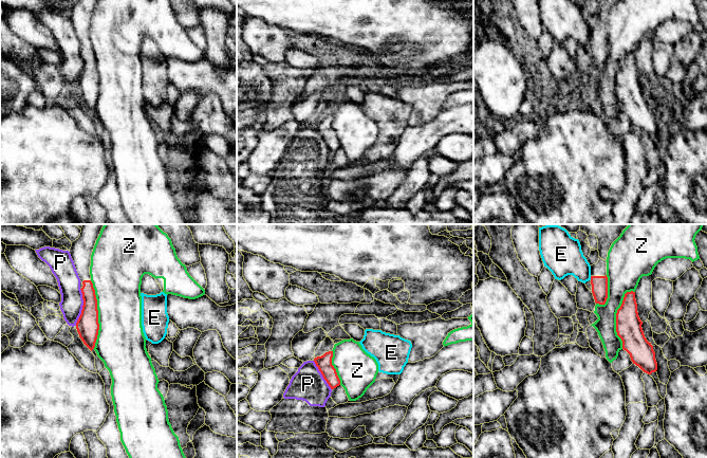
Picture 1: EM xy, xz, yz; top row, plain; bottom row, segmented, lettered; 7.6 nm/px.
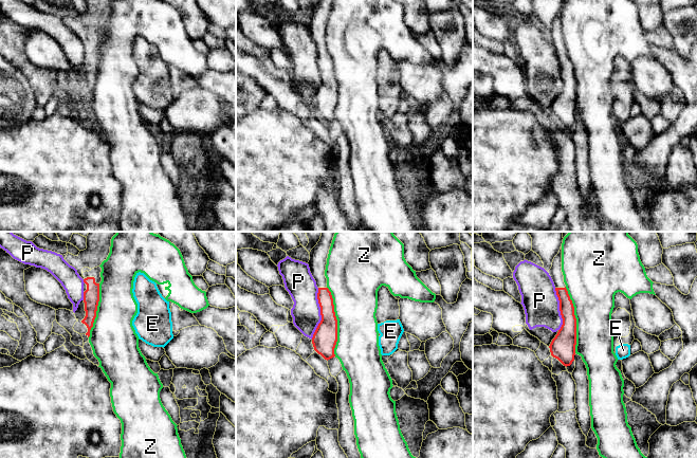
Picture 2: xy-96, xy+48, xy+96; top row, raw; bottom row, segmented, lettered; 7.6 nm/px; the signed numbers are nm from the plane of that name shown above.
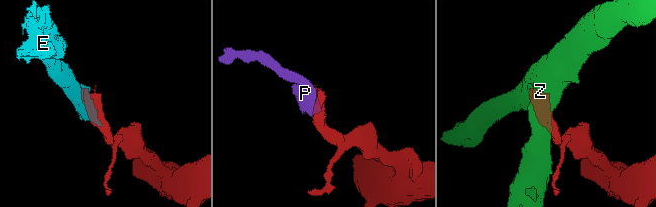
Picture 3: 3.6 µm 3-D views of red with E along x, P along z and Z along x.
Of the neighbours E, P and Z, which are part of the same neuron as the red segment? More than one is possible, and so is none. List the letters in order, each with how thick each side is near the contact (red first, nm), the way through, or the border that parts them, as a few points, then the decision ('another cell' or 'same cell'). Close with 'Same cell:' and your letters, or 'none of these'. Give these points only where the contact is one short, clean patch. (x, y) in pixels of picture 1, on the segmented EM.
E: 130/260 nm | along yz (590, 276), (591, 279) | another cell
P: 170/170 nm | another cell
Z: 170/360 nm | another cell
Same cell: none of these

